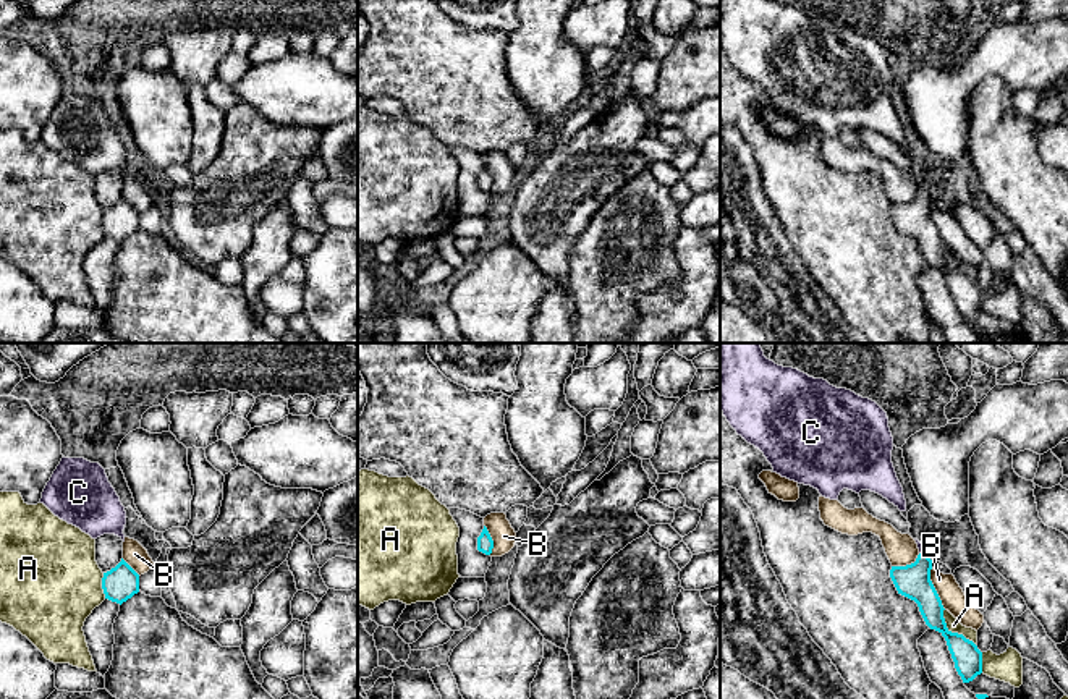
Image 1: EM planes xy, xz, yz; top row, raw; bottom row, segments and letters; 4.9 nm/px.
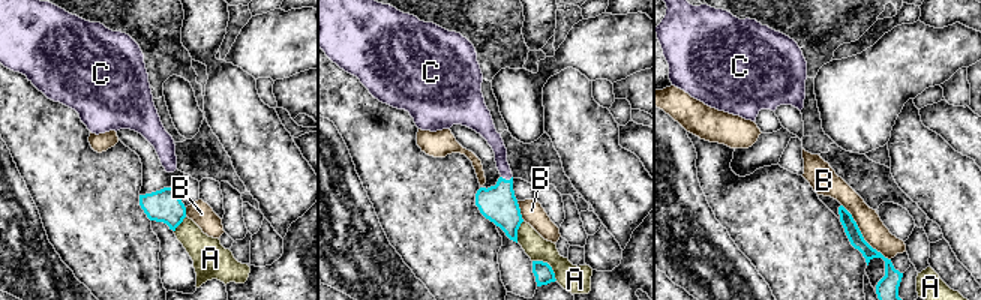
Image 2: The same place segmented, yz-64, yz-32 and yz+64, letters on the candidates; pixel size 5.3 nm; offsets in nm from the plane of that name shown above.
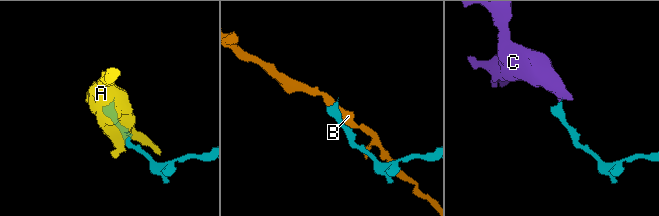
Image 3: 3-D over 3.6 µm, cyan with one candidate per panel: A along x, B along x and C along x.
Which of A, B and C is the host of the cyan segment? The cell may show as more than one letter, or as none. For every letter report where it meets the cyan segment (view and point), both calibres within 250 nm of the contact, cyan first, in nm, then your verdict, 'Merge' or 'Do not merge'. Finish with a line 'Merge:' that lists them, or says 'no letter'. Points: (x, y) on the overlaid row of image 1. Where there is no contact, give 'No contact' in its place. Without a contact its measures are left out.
A: Touches cyan at yz (950, 631). Thickness 140 nm (cyan) against 70 nm. Do not merge
B: Touches cyan at yz (934, 589). Thickness 170 nm (cyan) against 120 nm. Do not merge
C: Touches cyan at yz (923, 554). Thickness 170 nm (cyan) against 30 nm. Merge
Merge: C

